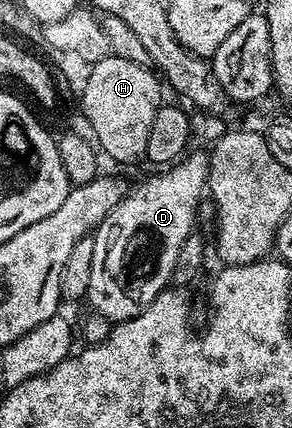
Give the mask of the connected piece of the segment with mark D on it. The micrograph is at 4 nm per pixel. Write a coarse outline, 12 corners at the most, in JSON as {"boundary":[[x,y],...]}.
{"boundary":[[209,153],[148,176],[92,236],[87,303],[129,320],[169,287]]}

